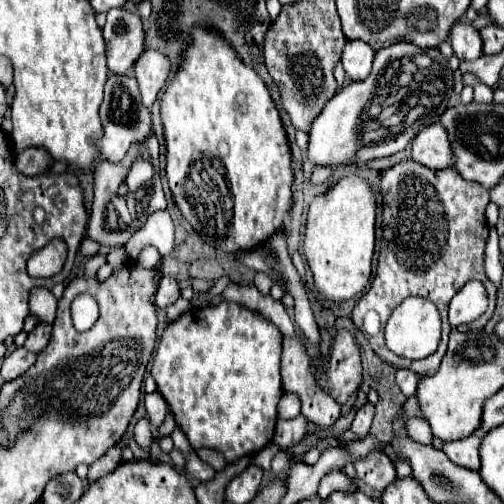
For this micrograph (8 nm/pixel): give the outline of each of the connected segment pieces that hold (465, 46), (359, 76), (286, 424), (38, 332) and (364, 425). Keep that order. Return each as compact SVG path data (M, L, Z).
M457 22L457 26L453 26L453 32L451 32L449 40L451 40L455 56L461 62L473 62L473 60L477 60L483 54L481 36L471 24Z
M349 40L343 50L343 68L351 80L365 80L373 62L373 48L363 40Z
M299 416L299 418L293 418L293 420L279 420L273 440L279 446L289 448L289 446L293 446L293 444L297 444L297 442L303 440L307 424L309 424L309 420L305 416Z
M37 324L31 332L29 332L29 336L27 336L27 340L25 340L25 348L29 350L29 352L41 352L43 348L45 348L45 344L49 342L49 336L51 336L51 324Z
M367 402L367 404L357 412L357 416L355 416L355 420L353 420L351 430L353 430L355 434L361 434L361 436L369 434L369 428L371 428L373 416L375 416L375 406L373 406L371 402Z

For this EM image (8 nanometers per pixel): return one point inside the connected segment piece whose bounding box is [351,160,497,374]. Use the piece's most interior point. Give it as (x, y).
(439, 230)

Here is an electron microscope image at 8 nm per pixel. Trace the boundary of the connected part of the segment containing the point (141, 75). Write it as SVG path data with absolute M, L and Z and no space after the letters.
M145 50L137 58L133 72L135 72L137 84L139 84L141 102L147 108L151 108L153 102L157 100L157 94L163 88L169 70L171 70L169 60L165 60L165 56L161 56L157 50Z

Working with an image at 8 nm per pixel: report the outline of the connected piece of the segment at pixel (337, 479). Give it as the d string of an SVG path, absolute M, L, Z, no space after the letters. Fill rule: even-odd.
M333 470L327 474L327 478L321 480L319 484L319 498L327 498L333 492L357 492L357 480L347 476L343 470Z

